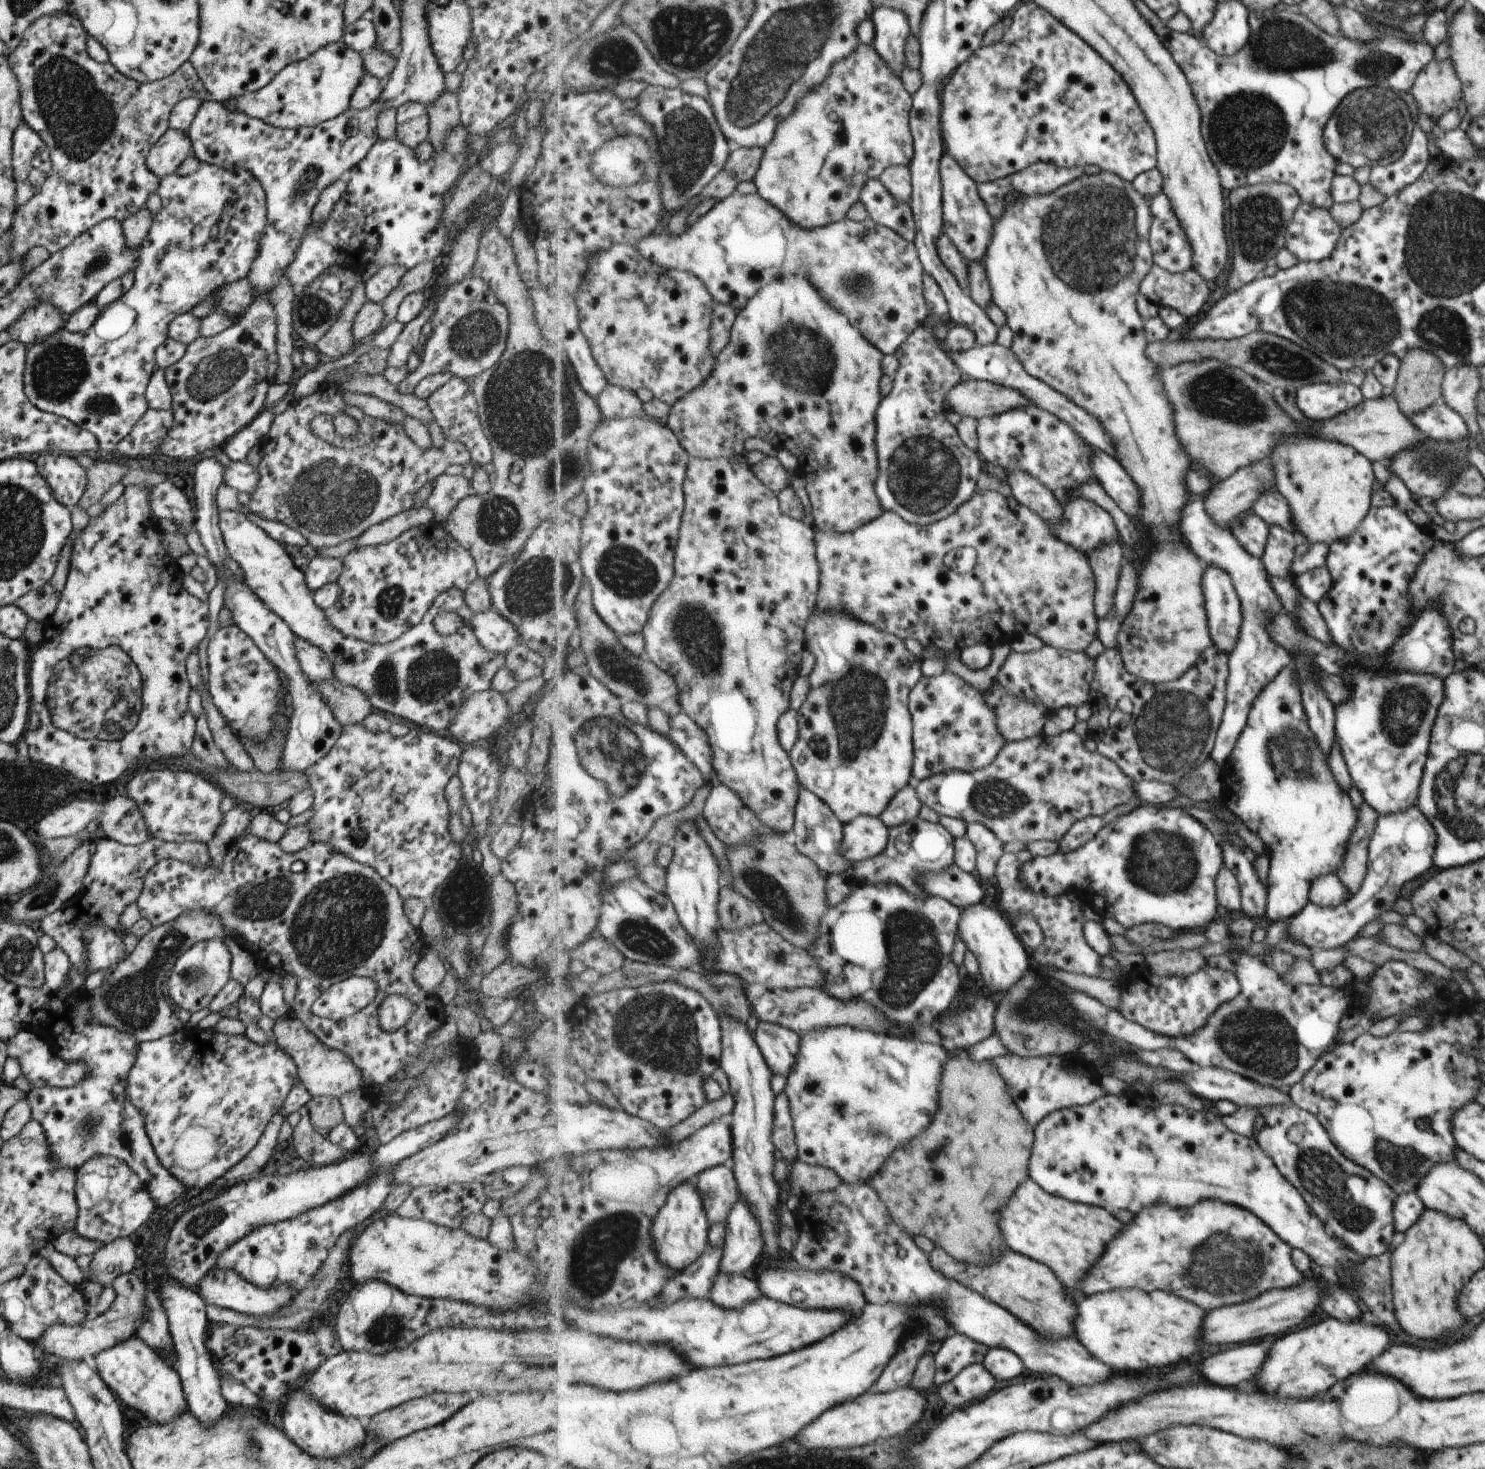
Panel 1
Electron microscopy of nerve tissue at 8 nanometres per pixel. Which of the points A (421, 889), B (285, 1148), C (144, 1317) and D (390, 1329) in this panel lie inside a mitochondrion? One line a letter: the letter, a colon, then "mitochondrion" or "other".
A: other
B: other
C: other
D: mitochondrion

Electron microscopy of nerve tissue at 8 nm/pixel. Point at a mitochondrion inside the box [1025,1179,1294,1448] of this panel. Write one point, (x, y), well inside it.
(1227, 1262)

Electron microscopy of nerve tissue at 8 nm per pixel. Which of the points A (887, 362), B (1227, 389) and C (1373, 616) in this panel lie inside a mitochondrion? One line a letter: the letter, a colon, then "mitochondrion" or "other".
A: other
B: mitochondrion
C: other

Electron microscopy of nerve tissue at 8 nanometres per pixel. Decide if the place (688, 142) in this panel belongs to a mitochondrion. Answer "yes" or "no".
yes

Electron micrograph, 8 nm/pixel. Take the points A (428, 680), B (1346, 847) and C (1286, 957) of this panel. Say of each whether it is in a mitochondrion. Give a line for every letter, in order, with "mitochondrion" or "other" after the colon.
A: mitochondrion
B: other
C: other

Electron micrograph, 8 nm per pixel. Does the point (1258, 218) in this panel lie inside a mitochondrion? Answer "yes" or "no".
yes

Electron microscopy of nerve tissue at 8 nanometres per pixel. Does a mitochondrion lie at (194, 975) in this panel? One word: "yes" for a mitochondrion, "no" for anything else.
yes

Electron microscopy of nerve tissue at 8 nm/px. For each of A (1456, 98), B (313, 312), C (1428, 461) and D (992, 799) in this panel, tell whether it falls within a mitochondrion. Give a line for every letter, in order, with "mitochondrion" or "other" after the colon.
A: other
B: mitochondrion
C: mitochondrion
D: mitochondrion

